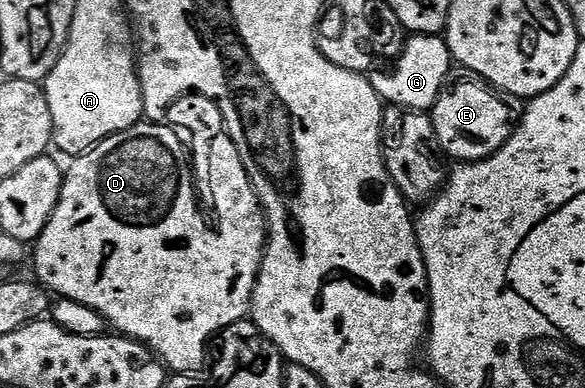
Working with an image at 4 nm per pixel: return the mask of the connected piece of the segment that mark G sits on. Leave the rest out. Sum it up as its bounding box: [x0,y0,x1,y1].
[369,34,452,112]

